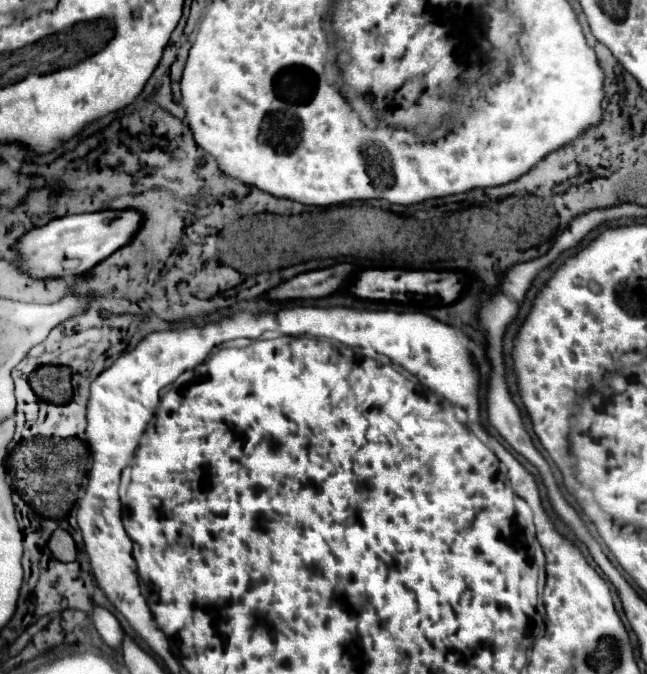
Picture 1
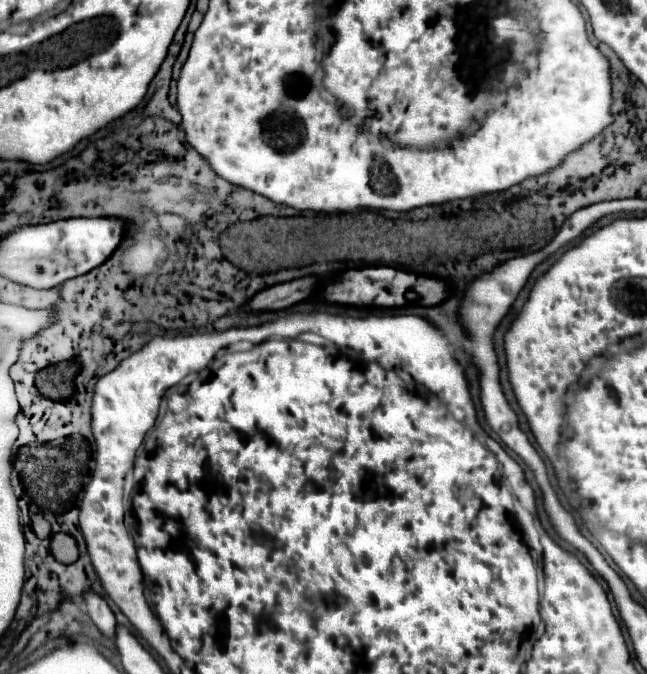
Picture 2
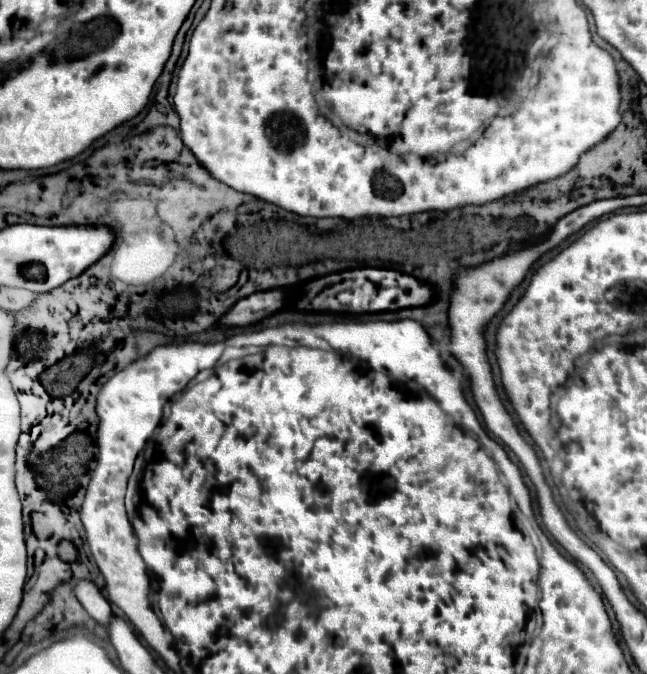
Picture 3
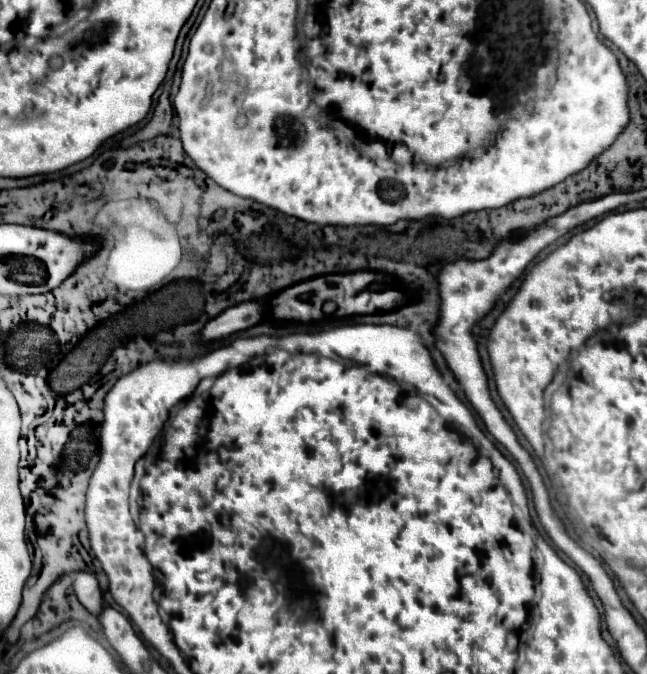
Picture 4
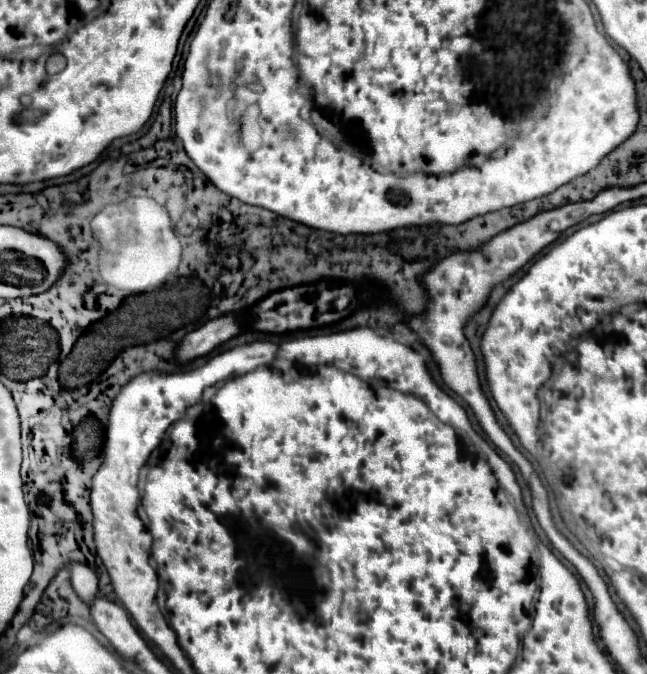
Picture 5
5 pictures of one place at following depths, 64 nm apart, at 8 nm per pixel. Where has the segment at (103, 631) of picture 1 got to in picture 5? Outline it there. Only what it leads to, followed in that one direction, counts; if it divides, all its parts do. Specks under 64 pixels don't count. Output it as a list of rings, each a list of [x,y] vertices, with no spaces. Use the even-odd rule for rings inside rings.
[[[74,562],[70,566],[70,572],[72,572],[74,592],[80,596],[82,602],[86,602],[90,606],[92,598],[98,596],[98,576],[86,564],[78,564],[78,562]]]

